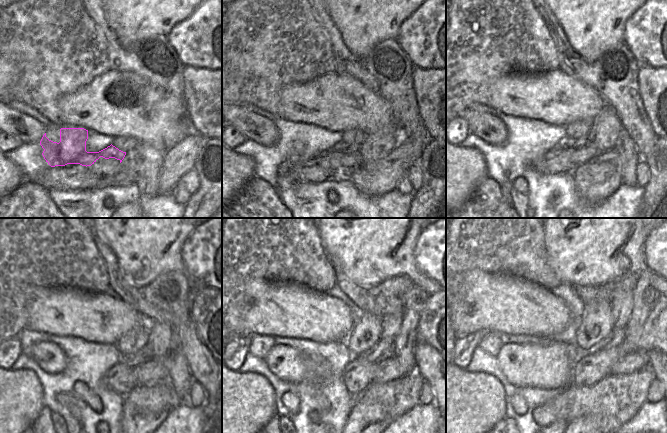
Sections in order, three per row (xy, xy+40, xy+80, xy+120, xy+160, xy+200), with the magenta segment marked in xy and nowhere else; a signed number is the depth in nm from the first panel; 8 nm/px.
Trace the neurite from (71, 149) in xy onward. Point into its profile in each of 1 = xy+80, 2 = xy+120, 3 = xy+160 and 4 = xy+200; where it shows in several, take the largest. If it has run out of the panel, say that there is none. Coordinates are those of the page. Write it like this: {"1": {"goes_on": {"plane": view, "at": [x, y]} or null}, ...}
{"1": {"goes_on": {"plane": "xy+80", "at": [582, 153]}}, "2": {"goes_on": {"plane": "xy+120", "at": [153, 372]}}, "3": {"goes_on": {"plane": "xy+160", "at": [402, 363]}}, "4": {"goes_on": {"plane": "xy+200", "at": [633, 359]}}}

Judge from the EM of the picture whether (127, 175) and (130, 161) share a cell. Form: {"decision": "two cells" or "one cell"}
{"decision": "one cell"}

